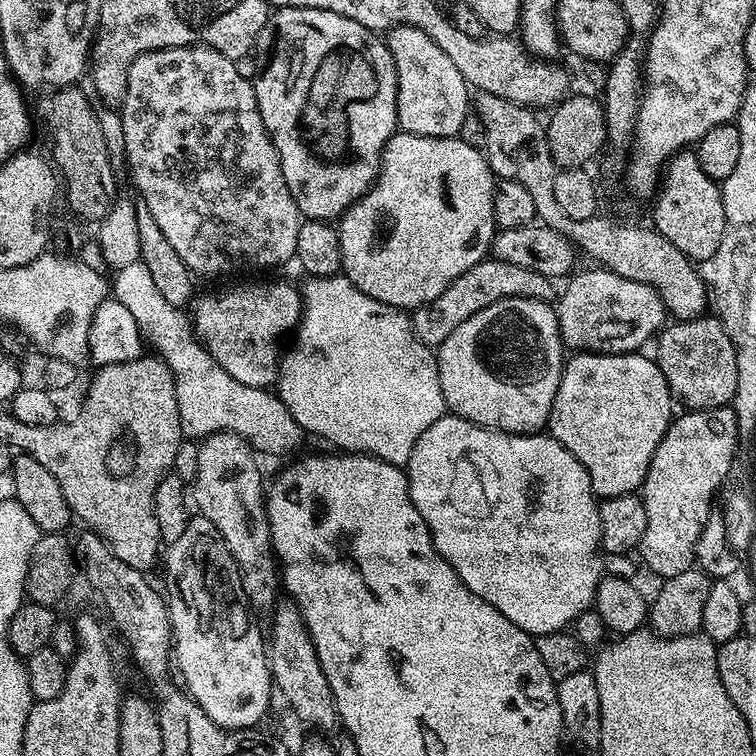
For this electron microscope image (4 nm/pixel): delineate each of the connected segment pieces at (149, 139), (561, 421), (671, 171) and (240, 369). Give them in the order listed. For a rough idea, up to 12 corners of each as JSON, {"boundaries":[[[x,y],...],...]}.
{"boundaries":[[[205,44],[134,58],[139,199],[192,274],[295,257],[253,81]],[[576,352],[547,431],[600,498],[635,493],[674,419],[651,355]],[[695,151],[662,172],[651,223],[692,262],[730,225]],[[240,284],[195,301],[195,334],[243,385],[271,389],[301,289]]]}

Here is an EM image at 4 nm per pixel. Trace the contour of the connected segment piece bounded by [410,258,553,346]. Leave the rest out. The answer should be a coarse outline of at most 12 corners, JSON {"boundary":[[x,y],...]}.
{"boundary":[[485,258],[415,309],[412,329],[438,346],[502,298],[551,301],[549,277]]}

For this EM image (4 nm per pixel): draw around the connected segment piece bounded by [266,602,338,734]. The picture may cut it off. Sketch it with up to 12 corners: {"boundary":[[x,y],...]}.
{"boundary":[[277,603],[268,667],[304,724],[338,728],[336,703],[295,603]]}

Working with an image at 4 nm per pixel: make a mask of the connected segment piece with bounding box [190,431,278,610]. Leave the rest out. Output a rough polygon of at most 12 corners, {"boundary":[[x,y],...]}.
{"boundary":[[199,441],[190,496],[240,568],[253,609],[277,603],[278,568],[257,453]]}

